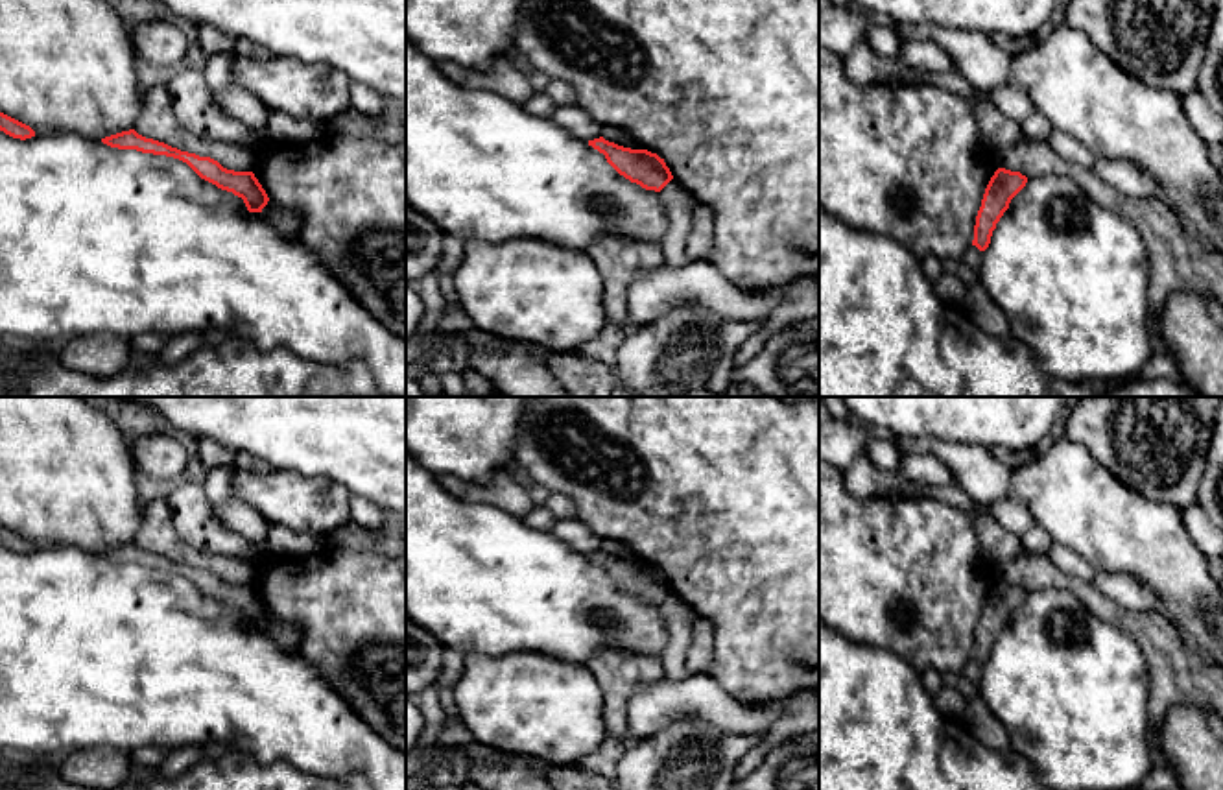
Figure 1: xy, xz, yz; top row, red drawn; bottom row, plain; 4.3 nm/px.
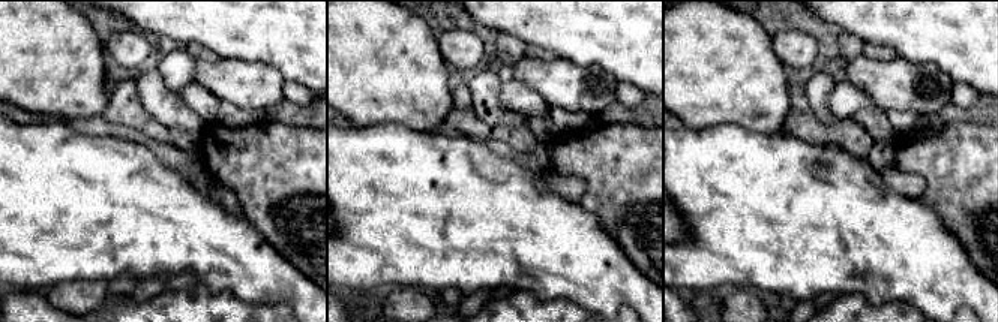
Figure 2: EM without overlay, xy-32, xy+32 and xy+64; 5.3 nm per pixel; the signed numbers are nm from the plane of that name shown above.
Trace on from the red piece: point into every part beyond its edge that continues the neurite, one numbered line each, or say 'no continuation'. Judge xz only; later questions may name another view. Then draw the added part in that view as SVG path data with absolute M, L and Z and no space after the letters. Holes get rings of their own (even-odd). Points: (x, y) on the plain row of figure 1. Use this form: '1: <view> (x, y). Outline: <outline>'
no continuation

